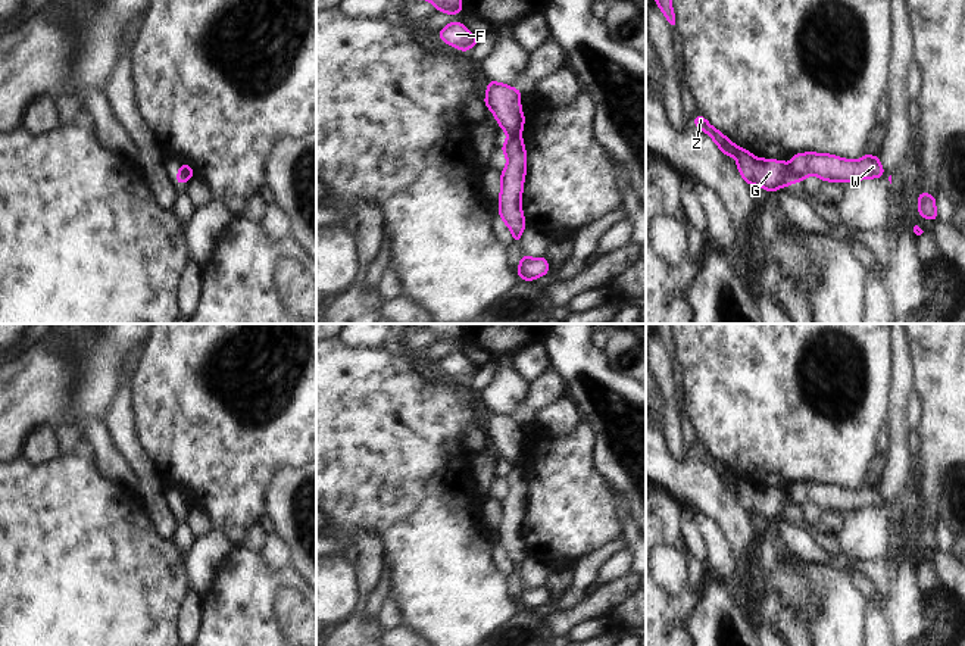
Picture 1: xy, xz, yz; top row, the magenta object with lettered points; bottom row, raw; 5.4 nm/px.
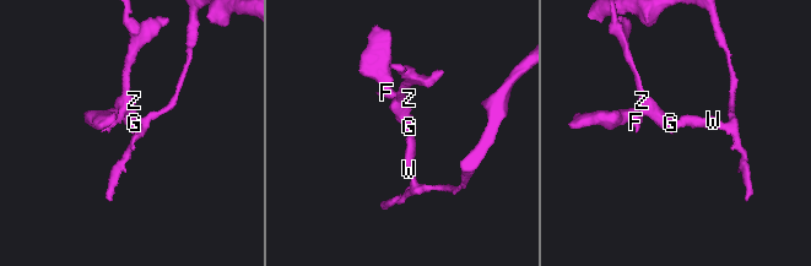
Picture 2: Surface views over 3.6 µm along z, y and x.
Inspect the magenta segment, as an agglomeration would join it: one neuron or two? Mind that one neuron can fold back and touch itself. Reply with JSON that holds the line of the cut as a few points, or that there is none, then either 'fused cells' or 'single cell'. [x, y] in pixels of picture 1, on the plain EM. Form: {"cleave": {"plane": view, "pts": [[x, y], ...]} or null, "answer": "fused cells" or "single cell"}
{"cleave": {"plane": "yz", "pts": [[787, 496], [792, 511]]}, "answer": "fused cells"}

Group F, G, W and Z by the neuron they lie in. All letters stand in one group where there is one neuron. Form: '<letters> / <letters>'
F G Z / W

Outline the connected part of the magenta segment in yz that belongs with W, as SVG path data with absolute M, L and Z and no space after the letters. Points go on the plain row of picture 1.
M797 483L788 494L791 512L802 512L808 505L816 505L824 512L847 512L880 508L884 505L878 486L865 484L858 490L849 490L825 483Z

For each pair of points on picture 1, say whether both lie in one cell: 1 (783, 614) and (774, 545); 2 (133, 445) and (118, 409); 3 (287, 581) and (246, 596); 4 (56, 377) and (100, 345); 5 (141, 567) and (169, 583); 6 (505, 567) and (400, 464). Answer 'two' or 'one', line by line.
1: one
2: one
3: one
4: two
5: one
6: two

